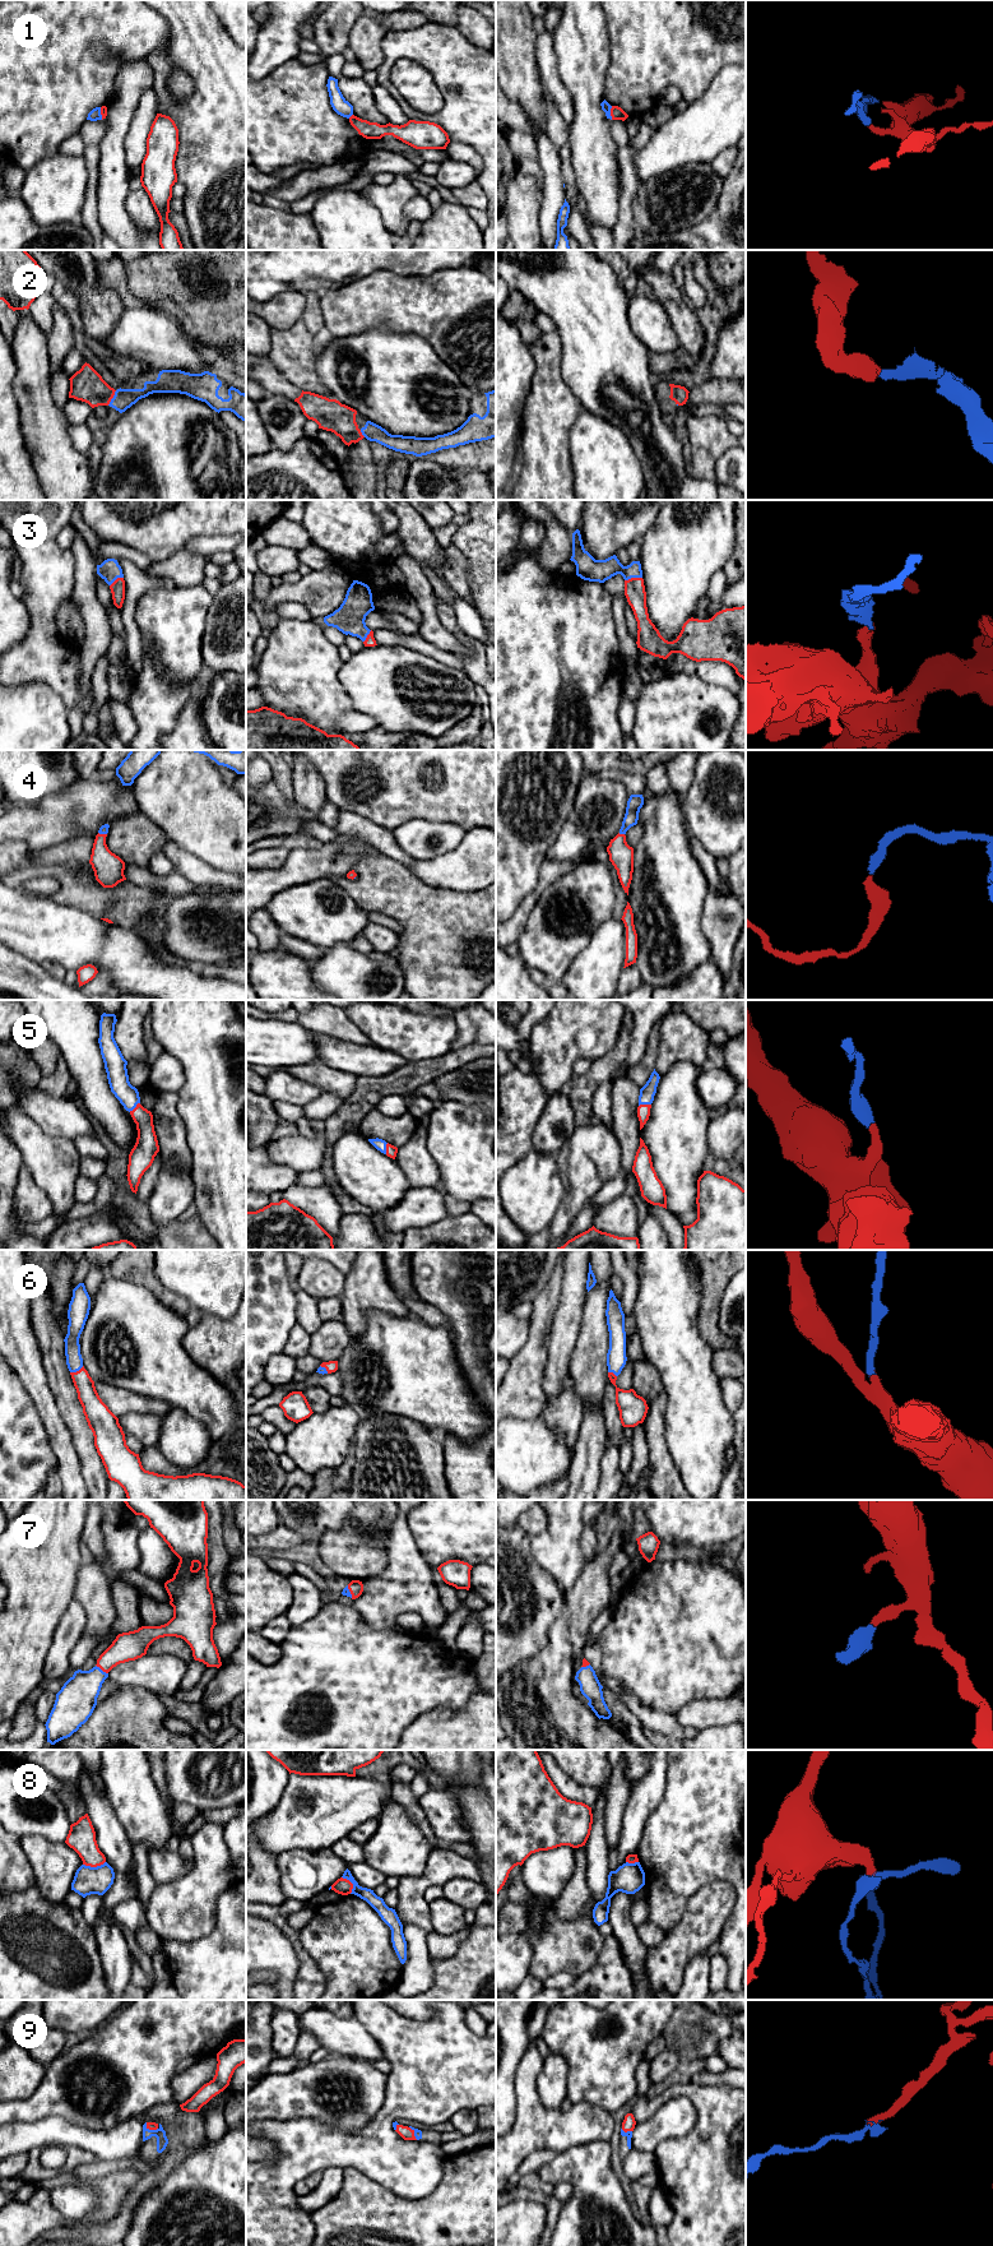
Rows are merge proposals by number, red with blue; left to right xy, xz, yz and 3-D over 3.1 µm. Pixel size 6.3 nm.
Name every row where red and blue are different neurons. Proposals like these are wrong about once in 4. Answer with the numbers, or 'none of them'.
1, 8

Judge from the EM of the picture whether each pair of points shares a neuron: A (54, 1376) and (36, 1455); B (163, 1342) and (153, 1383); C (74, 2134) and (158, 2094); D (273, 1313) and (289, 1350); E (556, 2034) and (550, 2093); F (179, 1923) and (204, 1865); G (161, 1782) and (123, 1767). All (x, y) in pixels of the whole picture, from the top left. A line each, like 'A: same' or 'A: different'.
A: different
B: same
C: different
D: different
E: different
F: same
G: different

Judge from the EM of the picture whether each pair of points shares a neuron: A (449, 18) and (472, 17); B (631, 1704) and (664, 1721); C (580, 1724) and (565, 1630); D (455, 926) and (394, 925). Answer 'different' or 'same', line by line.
A: different
B: same
C: same
D: different

